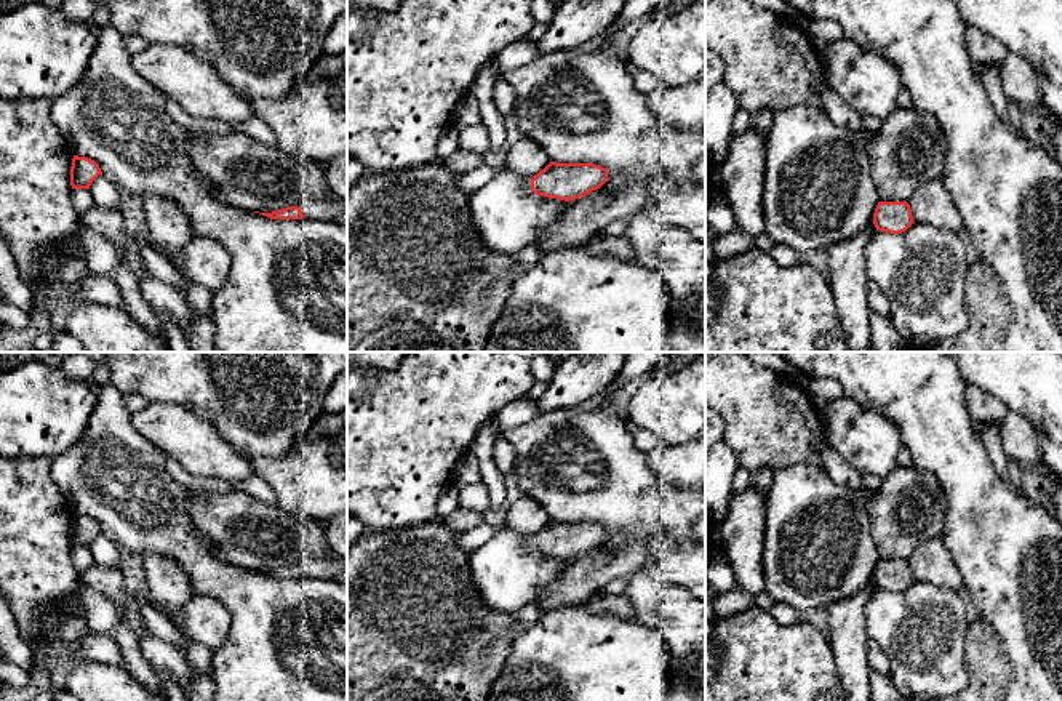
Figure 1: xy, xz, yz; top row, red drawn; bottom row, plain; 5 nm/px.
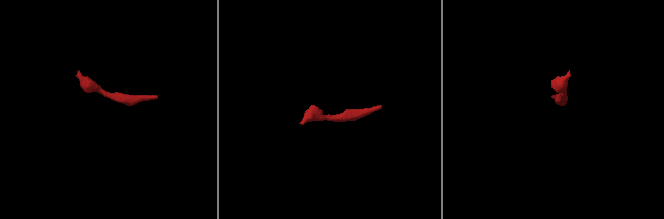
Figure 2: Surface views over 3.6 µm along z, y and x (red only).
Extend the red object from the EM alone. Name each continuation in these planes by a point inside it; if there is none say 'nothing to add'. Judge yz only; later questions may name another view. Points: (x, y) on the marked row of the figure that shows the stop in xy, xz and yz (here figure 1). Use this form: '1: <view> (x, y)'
nothing to add

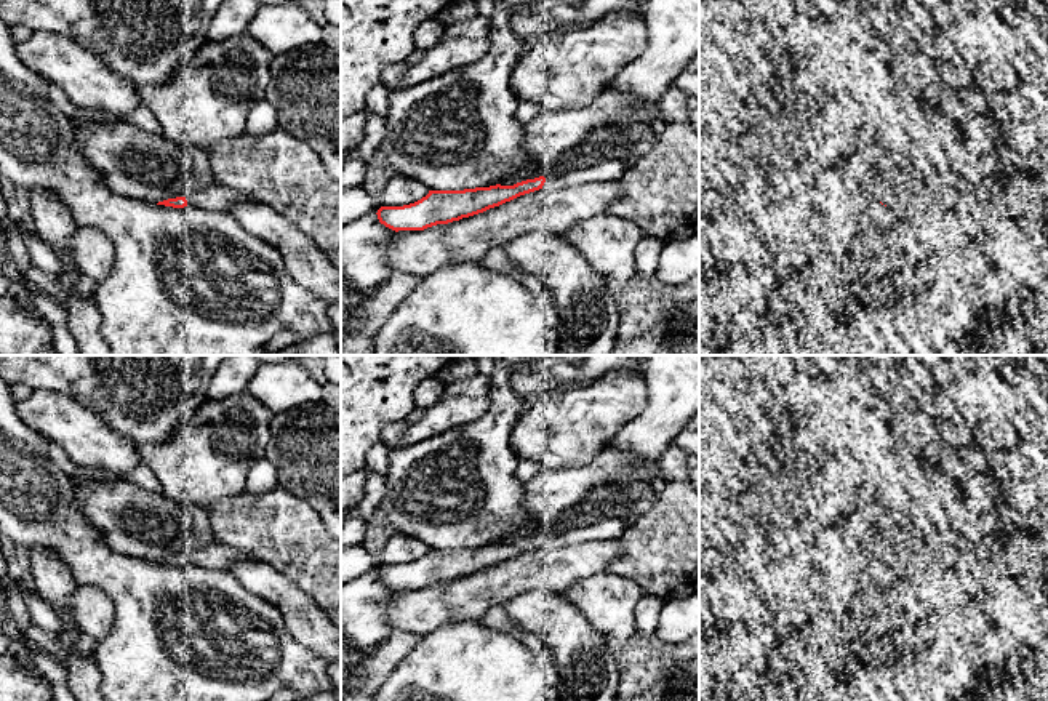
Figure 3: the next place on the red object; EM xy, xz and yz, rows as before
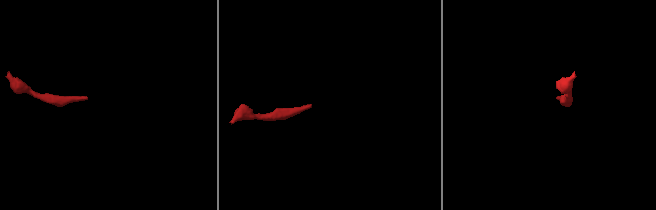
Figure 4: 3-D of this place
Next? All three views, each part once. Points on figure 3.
1: xz (612, 170)

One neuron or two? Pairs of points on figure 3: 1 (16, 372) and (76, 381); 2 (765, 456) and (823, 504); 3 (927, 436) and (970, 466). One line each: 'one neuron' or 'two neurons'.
1: one neuron
2: two neurons
3: two neurons

